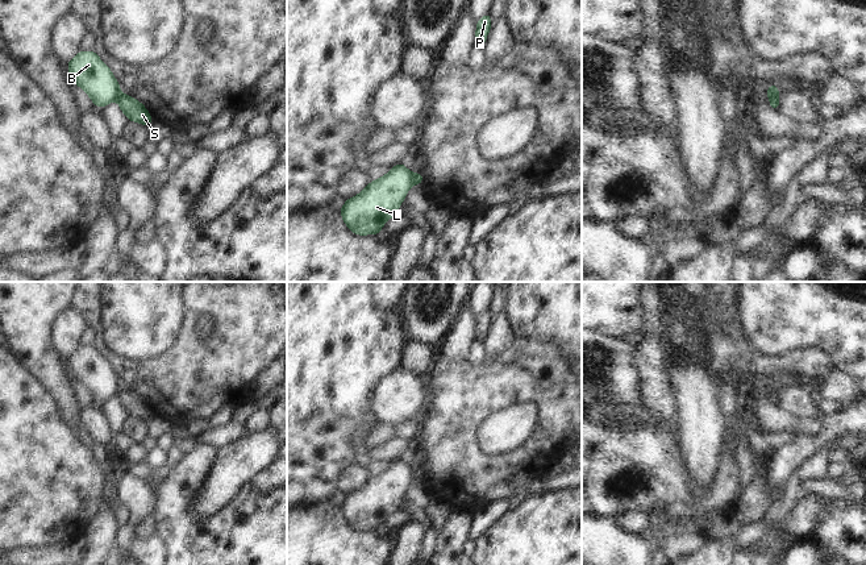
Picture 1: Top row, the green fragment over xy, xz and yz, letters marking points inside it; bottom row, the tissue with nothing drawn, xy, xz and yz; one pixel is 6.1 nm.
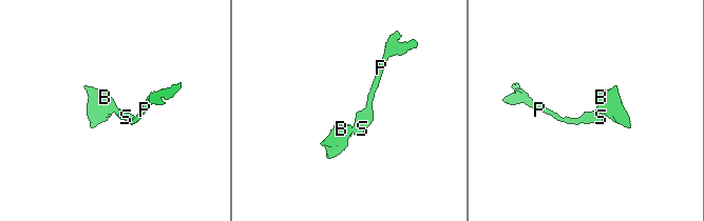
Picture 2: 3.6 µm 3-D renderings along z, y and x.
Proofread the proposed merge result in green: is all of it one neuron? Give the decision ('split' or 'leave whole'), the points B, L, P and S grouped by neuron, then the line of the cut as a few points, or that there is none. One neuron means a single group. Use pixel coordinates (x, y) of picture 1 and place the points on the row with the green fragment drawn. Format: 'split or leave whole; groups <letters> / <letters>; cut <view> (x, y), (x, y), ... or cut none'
split; groups B L / P S; cut xz (415, 173), (412, 183)

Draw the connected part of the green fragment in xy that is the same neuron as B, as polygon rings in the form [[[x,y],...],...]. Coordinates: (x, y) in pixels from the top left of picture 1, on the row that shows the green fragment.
[[[80,50],[67,62],[67,70],[74,84],[89,96],[93,105],[104,108],[118,99],[121,88],[117,79],[93,50]]]

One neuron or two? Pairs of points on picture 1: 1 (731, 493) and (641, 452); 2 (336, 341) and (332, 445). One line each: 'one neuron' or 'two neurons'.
1: one neuron
2: one neuron

